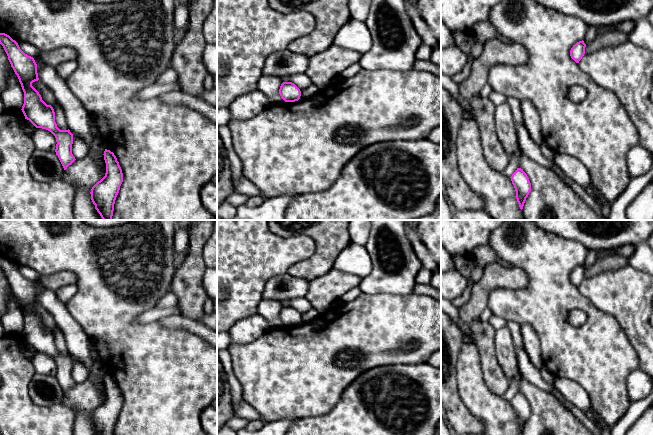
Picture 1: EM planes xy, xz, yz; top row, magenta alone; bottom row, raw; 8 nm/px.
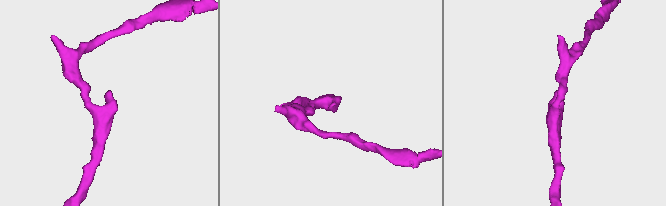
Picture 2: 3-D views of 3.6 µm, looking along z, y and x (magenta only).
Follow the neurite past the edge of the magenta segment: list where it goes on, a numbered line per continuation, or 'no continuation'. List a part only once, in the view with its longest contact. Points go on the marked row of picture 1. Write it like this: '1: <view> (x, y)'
no continuation

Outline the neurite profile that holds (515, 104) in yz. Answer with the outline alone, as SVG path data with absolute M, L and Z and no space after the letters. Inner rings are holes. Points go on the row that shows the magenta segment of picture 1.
M509 97L507 103L511 108L516 125L524 124L521 101L515 97Z

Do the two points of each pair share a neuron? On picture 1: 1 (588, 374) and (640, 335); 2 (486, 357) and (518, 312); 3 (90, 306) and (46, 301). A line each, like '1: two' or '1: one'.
1: two
2: two
3: two

